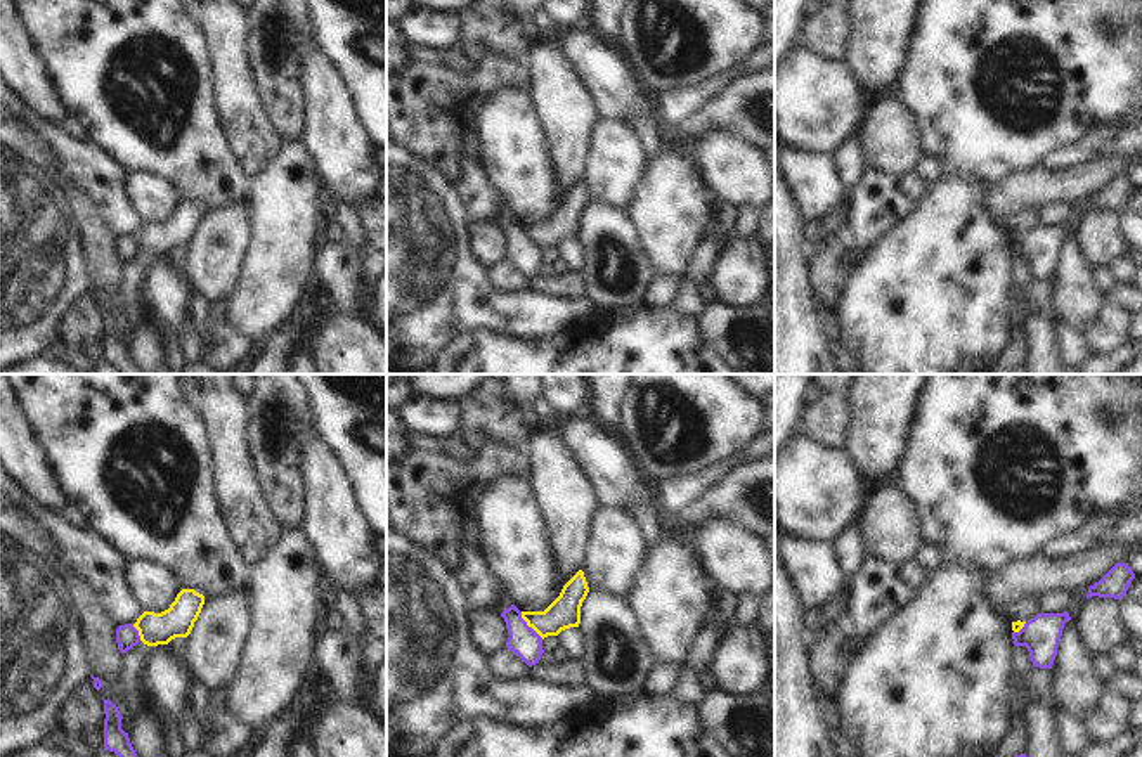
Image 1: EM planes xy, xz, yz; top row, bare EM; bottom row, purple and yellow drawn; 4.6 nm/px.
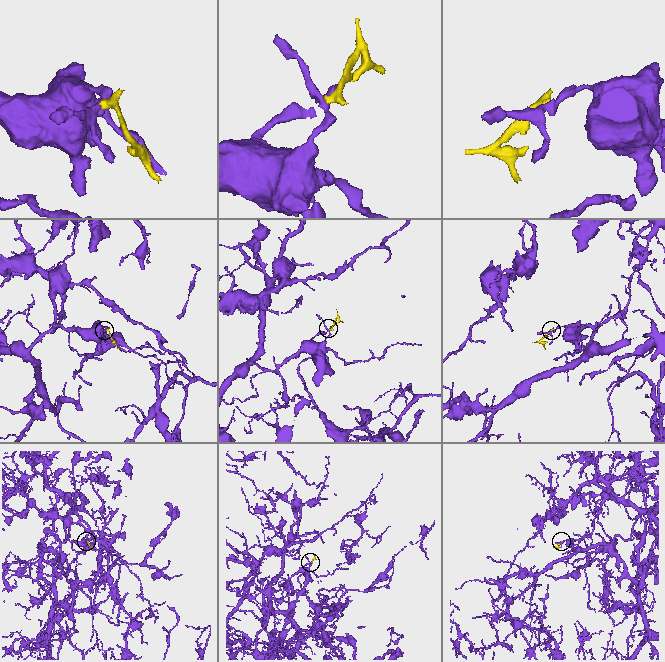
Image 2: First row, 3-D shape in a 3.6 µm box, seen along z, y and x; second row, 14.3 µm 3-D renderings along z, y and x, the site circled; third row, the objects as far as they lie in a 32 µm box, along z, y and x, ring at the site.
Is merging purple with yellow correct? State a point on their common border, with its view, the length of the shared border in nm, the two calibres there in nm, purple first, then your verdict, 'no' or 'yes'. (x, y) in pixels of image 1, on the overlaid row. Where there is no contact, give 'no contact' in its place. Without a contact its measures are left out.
xz (527, 626) | 170 nm | 140/150 nm | no

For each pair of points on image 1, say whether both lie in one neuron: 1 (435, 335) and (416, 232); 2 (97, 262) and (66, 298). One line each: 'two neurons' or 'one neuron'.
1: one neuron
2: two neurons

